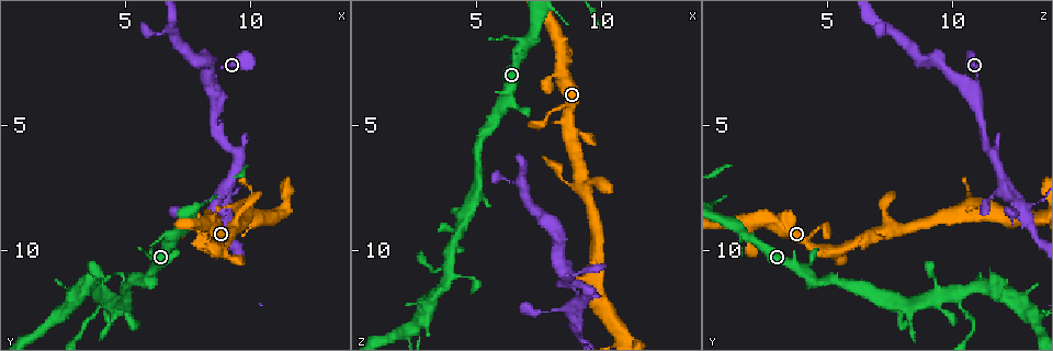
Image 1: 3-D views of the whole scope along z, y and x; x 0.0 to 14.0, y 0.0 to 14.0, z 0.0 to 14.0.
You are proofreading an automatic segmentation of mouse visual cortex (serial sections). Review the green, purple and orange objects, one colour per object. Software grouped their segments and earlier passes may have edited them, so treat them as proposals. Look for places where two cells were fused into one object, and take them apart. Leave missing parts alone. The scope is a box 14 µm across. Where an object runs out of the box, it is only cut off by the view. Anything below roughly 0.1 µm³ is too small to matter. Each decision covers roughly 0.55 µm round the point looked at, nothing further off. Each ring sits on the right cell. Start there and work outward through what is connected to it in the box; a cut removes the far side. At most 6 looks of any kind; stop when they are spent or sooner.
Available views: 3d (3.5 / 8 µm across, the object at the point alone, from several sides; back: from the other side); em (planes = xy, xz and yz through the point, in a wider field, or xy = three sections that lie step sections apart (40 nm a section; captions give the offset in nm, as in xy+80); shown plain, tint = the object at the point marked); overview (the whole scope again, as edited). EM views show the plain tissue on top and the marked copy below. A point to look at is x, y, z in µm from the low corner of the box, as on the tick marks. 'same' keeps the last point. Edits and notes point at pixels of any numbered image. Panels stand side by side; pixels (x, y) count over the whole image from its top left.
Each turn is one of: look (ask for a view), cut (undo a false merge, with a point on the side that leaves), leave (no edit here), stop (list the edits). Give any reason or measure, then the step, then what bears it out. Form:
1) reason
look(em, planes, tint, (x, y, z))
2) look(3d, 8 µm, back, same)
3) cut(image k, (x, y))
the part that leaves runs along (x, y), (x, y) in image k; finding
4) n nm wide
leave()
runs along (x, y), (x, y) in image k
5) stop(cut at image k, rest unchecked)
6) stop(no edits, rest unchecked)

look(3d, 8 µm, (9.2, 9.1, 7.5))

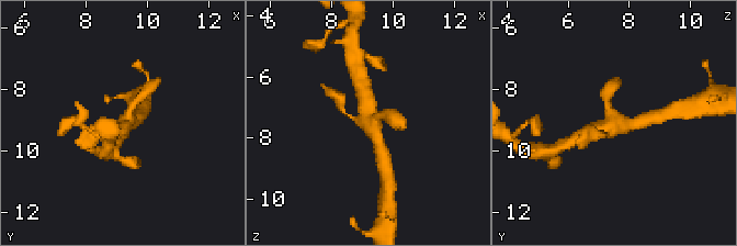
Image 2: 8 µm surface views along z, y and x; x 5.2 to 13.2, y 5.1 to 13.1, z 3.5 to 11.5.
look(3d, 3.5 µm, back, (9.3, 9.1, 7.6))

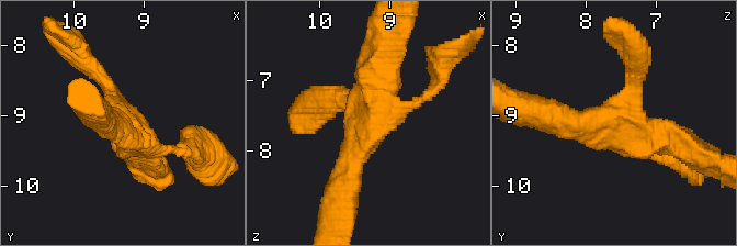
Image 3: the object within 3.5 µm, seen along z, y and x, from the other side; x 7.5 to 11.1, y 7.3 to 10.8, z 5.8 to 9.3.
look(em, xy, step 1, tint, (9.25, 9.15, 7.50))

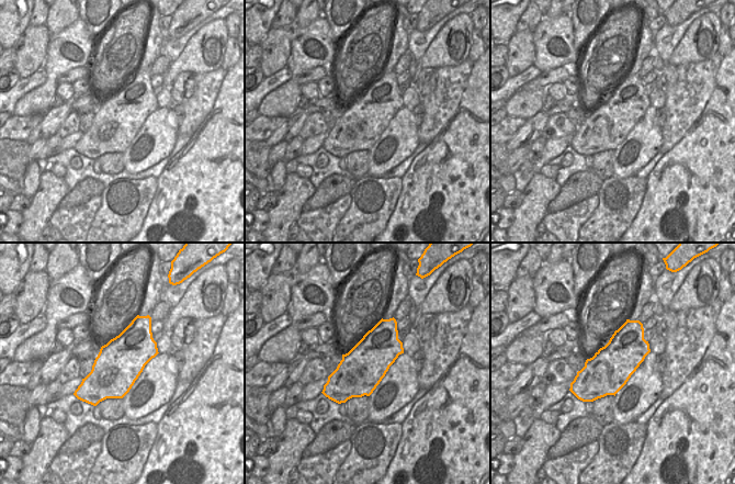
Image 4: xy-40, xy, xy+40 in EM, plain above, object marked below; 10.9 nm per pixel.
480 nm wide
leave()
runs along (386, 51), (378, 110), (346, 183) in image 3; one cell here

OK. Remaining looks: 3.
thin arm on a thick one
look(3d, 3.5 µm, (8.6, 3.3, 10.9))

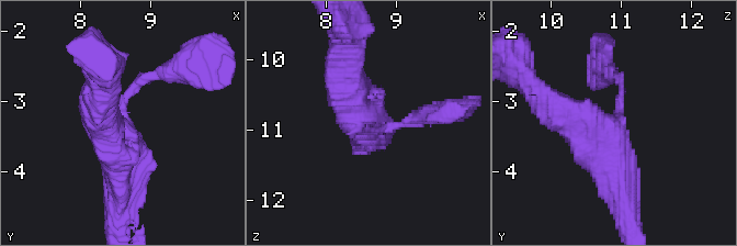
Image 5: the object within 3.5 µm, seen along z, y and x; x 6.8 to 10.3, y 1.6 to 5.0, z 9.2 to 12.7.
3 arms; arms of 150, 500, 500 nm; need the tissue
look(em, xy, step 5, tint, (8.45, 3.40, 10.85))

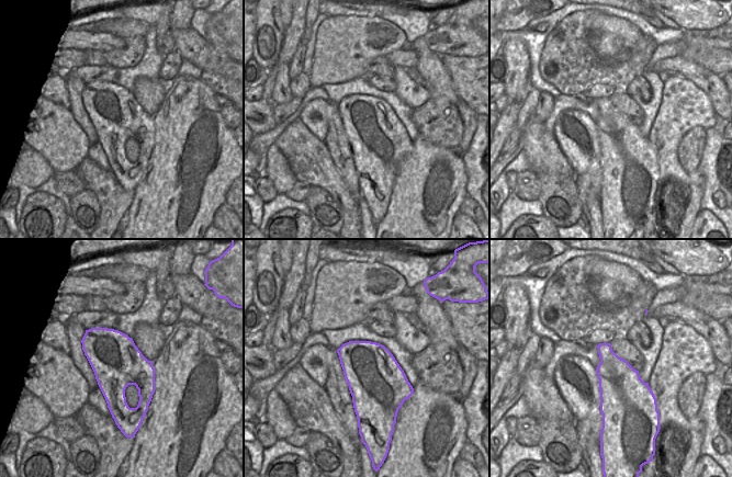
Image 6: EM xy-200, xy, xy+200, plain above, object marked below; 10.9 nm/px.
600 nm wide
leave()
runs along (154, 75), (124, 98), (113, 122), (120, 199) in image 5; continuous, no second cell

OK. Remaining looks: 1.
stop(no edits, rest unchecked)

